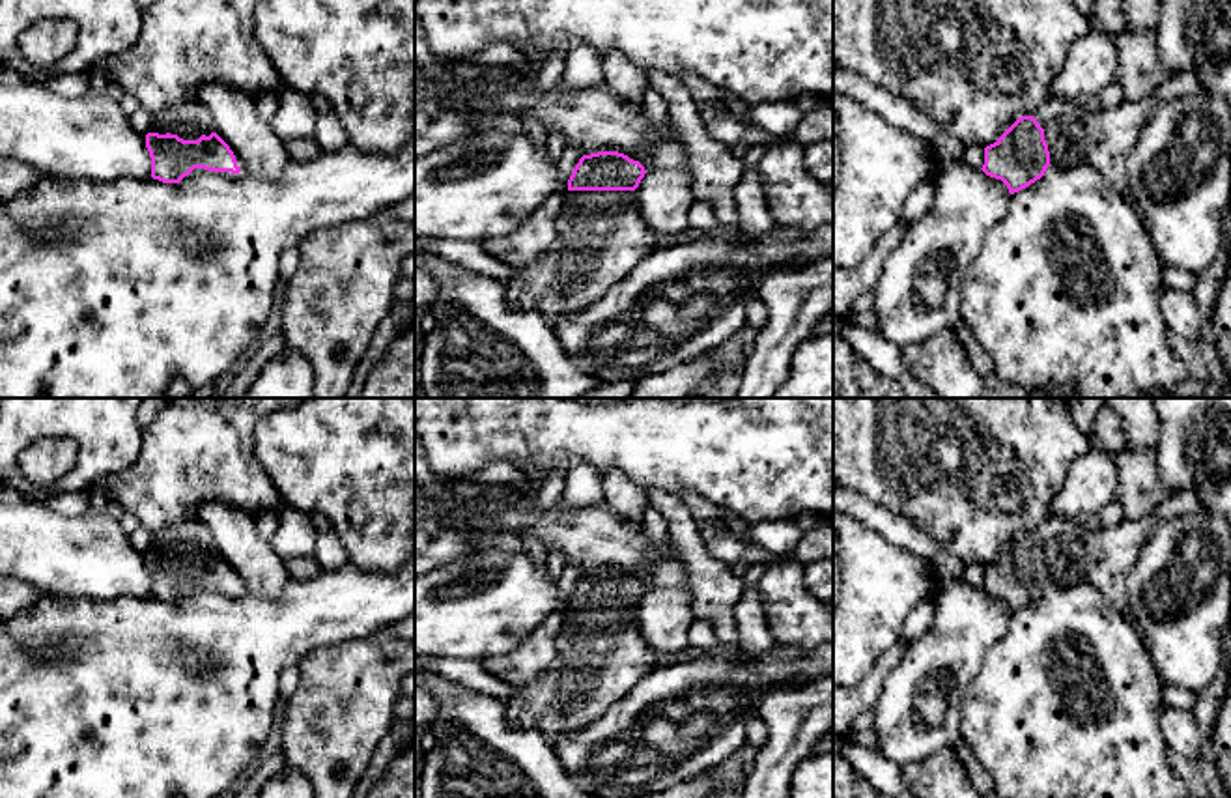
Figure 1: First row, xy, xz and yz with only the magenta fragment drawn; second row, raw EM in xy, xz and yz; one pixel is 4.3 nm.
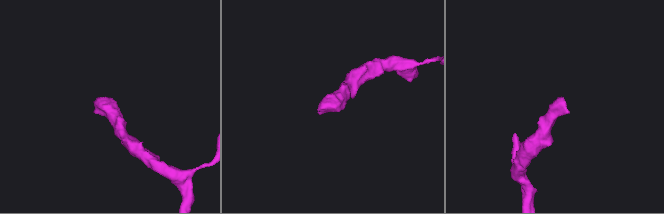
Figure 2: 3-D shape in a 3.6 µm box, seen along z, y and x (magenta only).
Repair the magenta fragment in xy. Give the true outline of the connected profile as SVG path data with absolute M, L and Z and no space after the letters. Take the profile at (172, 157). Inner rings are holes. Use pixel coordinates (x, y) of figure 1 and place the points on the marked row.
M187 103L151 116L146 135L151 178L179 183L194 168L239 174L235 155L215 133L213 116L200 103Z

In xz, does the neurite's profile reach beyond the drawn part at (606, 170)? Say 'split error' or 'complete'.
split error

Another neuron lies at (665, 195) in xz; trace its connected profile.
M656 166L646 172L633 191L641 219L658 234L682 234L689 228L693 206L691 168Z

